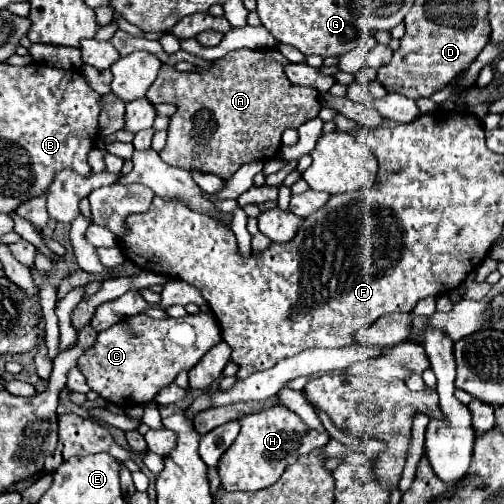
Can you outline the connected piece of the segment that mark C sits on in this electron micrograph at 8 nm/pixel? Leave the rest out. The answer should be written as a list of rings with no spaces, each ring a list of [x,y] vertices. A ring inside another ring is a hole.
[[[211,311],[181,319],[135,315],[101,331],[95,343],[83,351],[77,365],[91,391],[99,393],[101,399],[117,407],[133,407],[153,401],[163,387],[175,381],[181,369],[189,371],[217,343],[221,343],[221,329]]]

